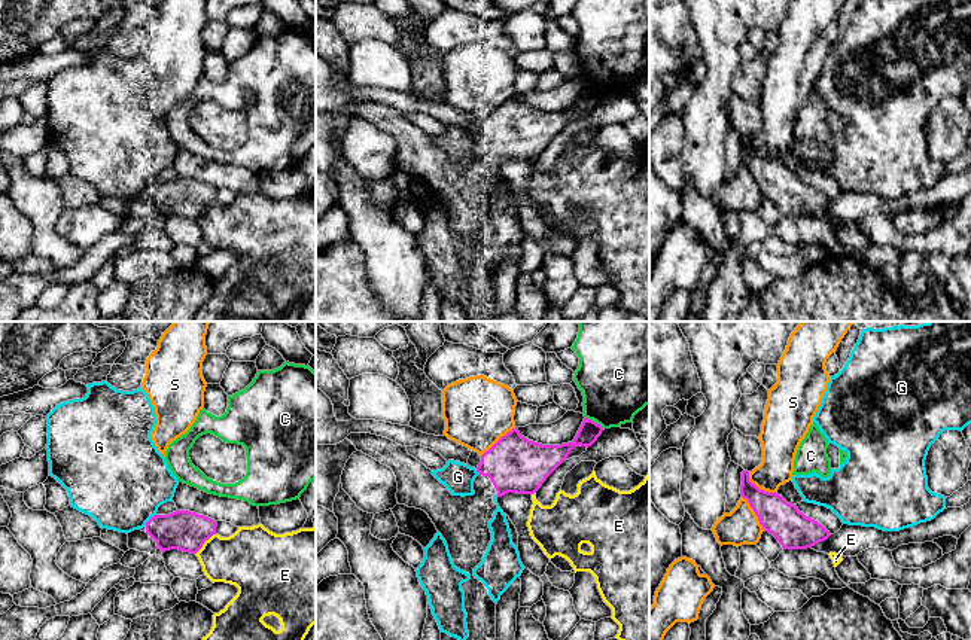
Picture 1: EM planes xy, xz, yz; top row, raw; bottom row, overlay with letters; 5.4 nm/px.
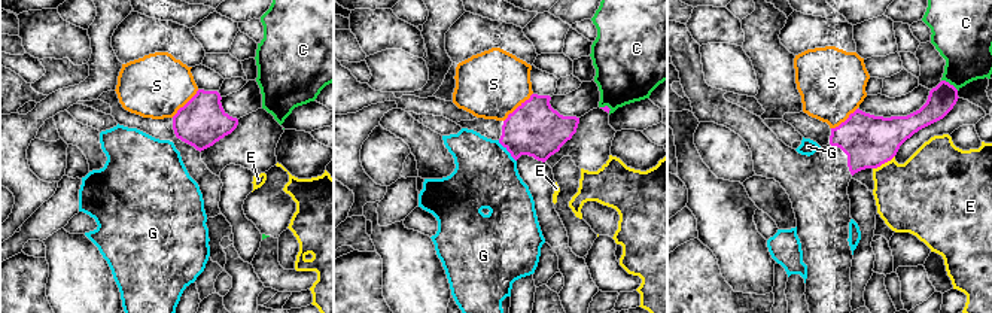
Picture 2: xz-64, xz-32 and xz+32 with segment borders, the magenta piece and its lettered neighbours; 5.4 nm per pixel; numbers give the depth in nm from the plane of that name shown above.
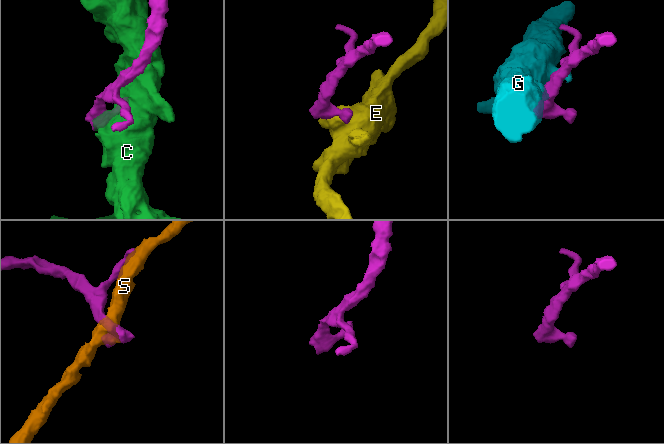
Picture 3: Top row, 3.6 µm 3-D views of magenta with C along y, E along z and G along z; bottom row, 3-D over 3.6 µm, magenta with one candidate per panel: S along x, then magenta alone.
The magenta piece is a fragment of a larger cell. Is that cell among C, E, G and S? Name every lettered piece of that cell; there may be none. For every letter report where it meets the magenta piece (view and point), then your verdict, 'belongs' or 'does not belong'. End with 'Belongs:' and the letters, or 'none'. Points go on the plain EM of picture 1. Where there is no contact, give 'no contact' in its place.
C: meets magenta in xz at (594, 88); does not belong
E: meets magenta in xy at (203, 210); does not belong
G: meets magenta in xy at (149, 186); does not belong
S: meets magenta in xz at (499, 106); does not belong
Belongs: none

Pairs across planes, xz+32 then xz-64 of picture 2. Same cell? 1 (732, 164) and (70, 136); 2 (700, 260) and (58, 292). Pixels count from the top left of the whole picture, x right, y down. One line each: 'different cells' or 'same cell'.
1: different cells
2: different cells

